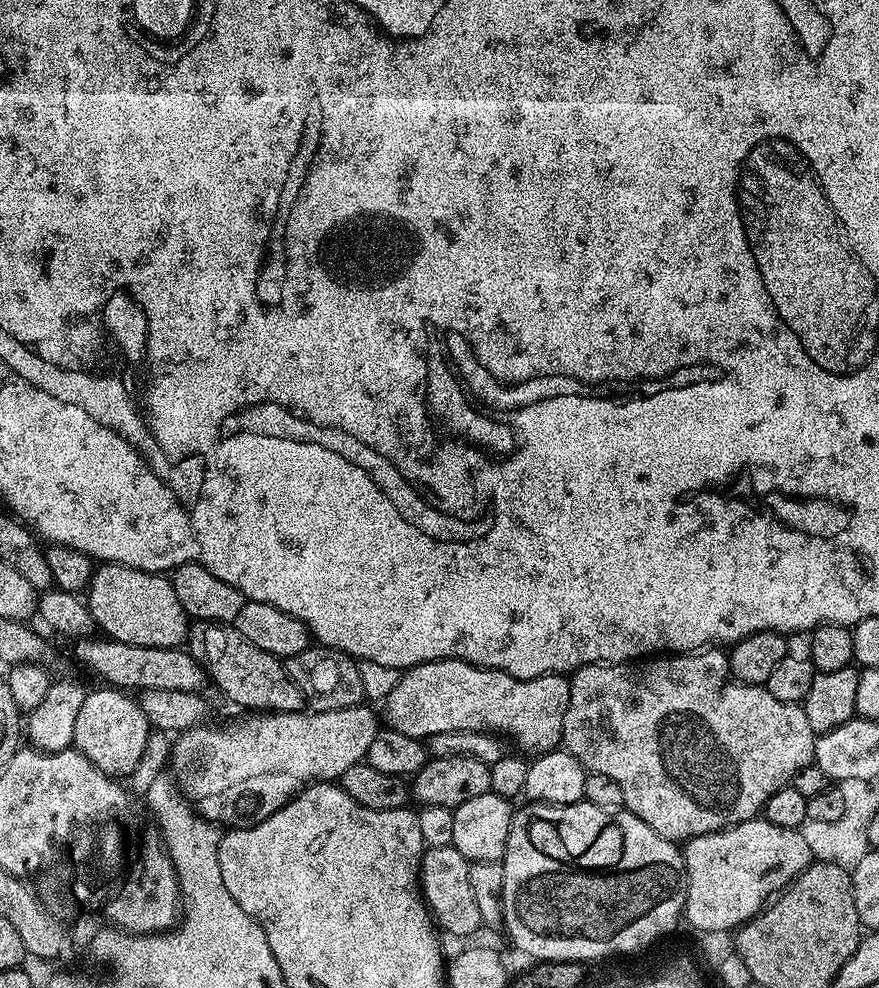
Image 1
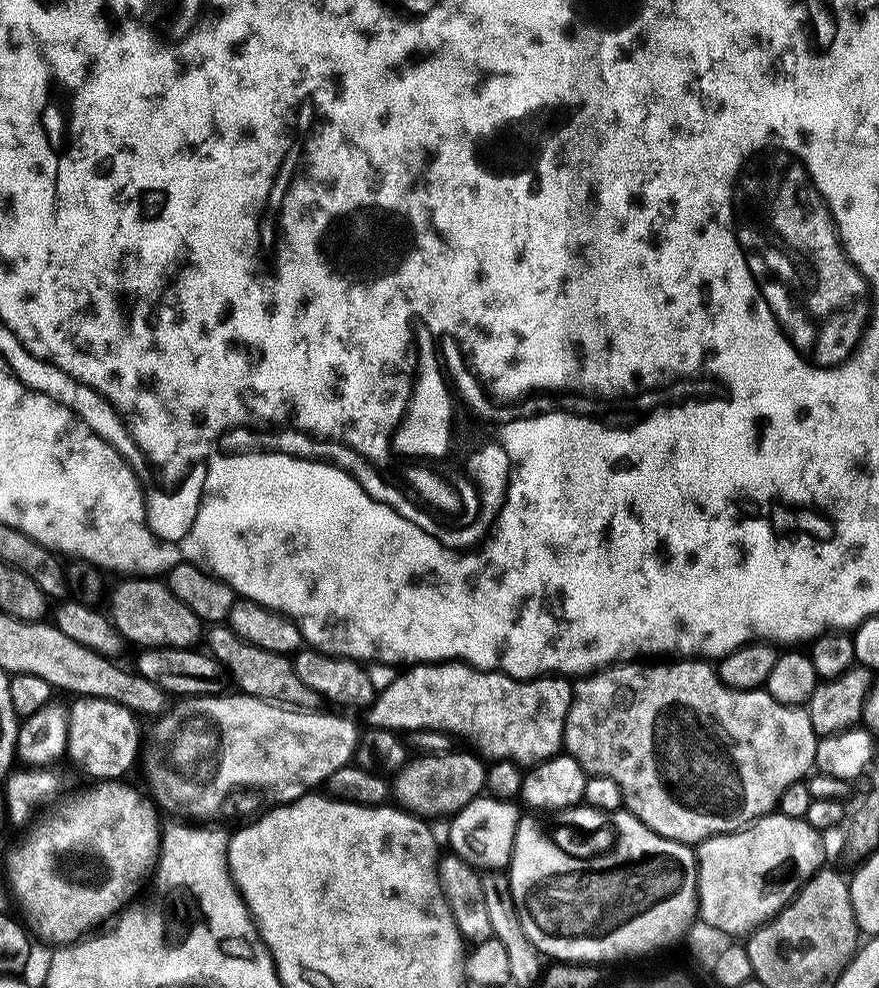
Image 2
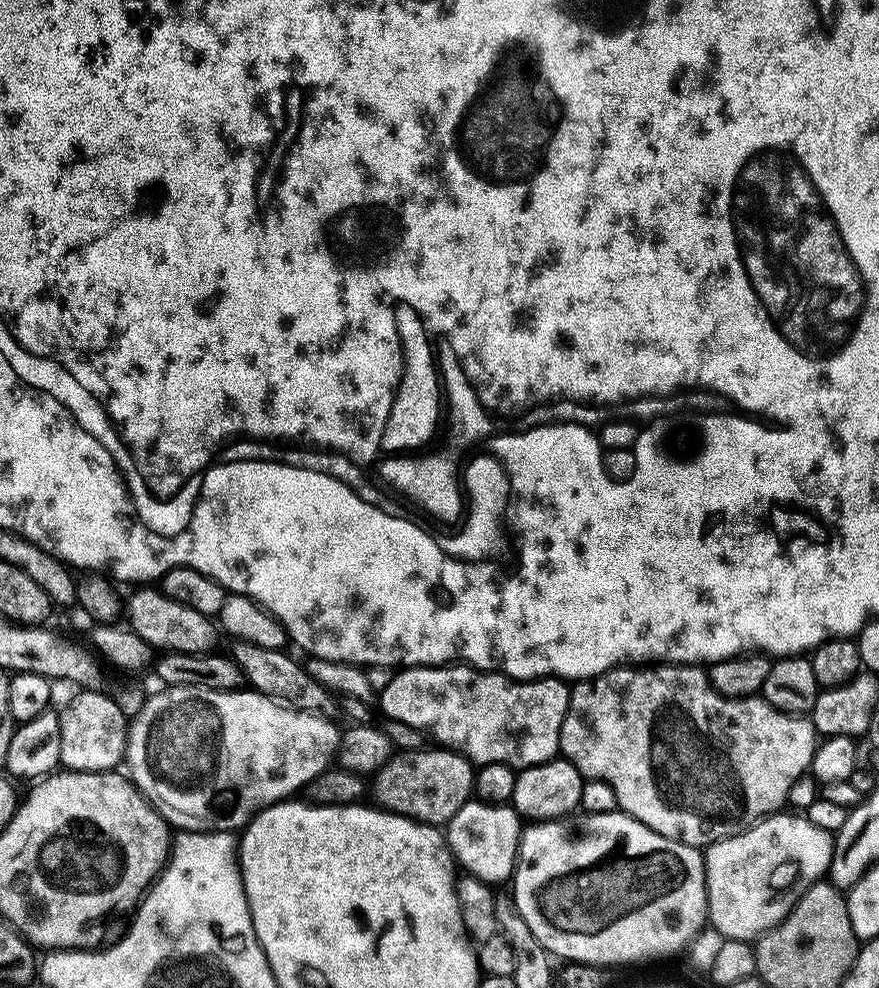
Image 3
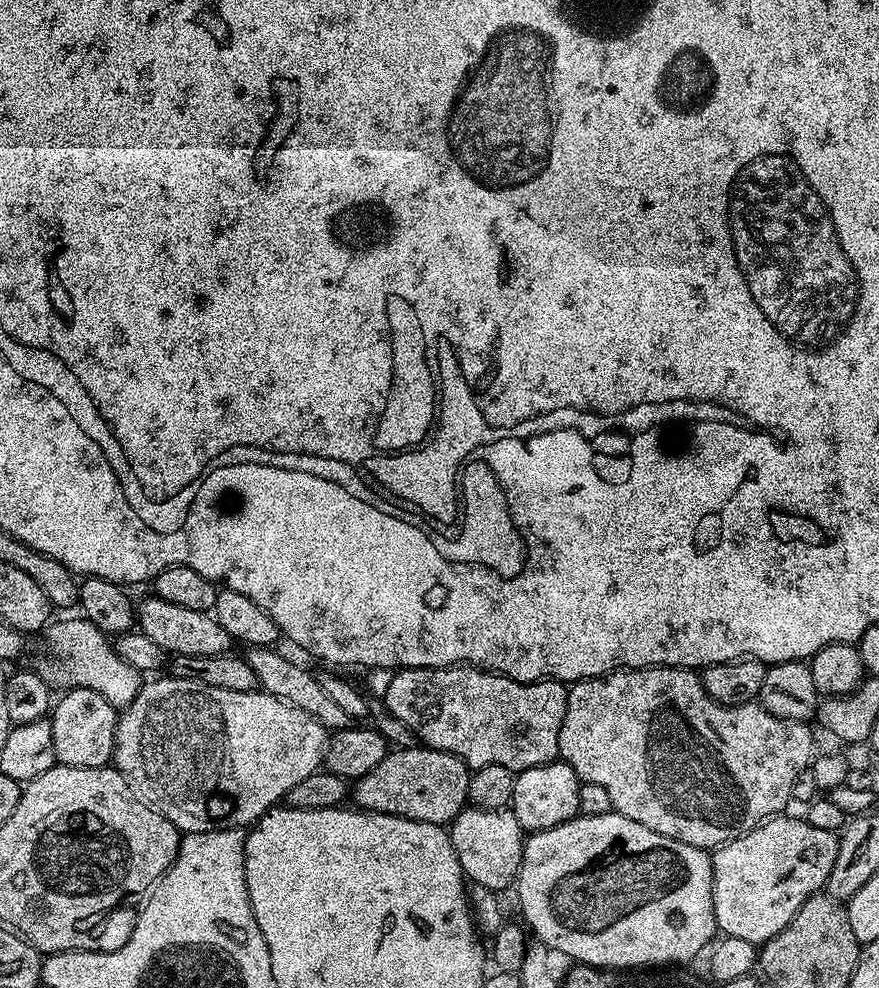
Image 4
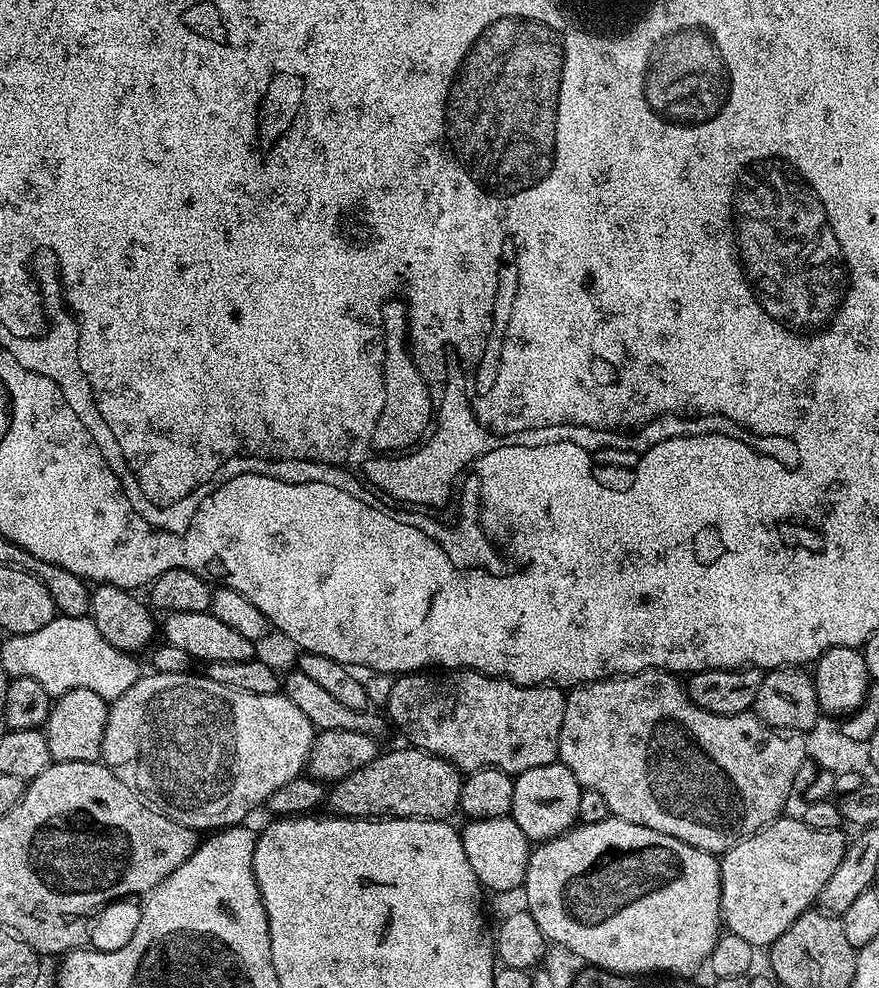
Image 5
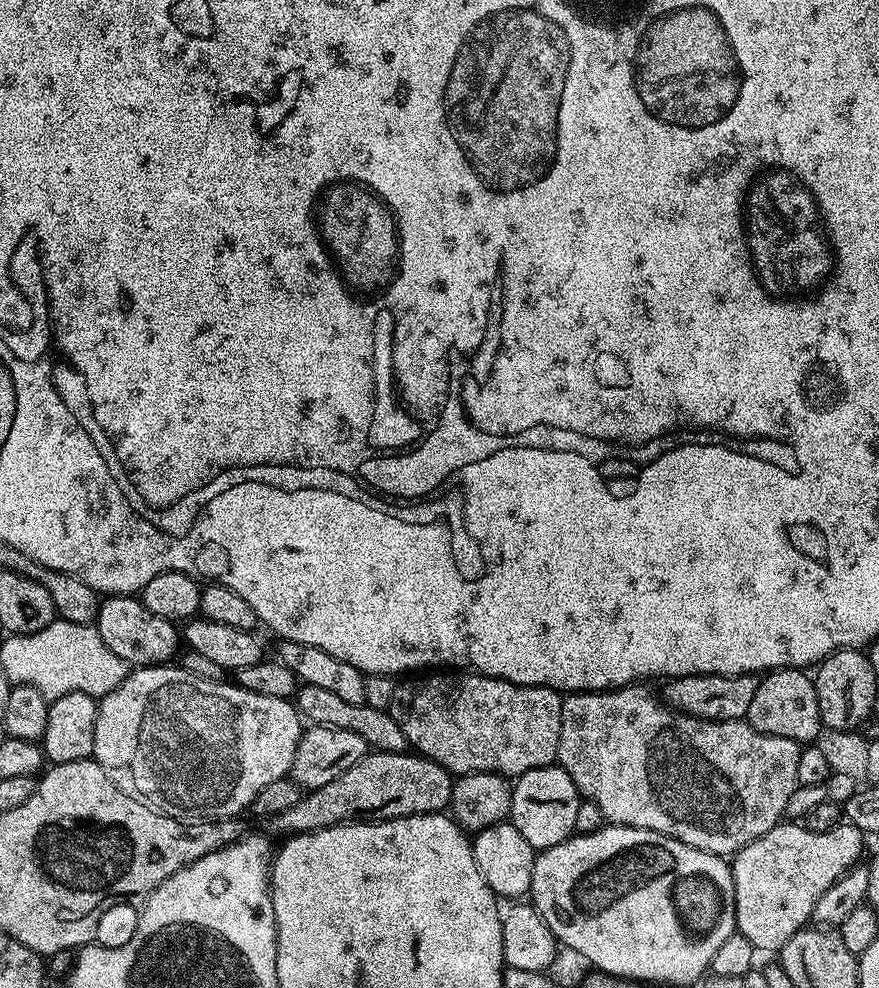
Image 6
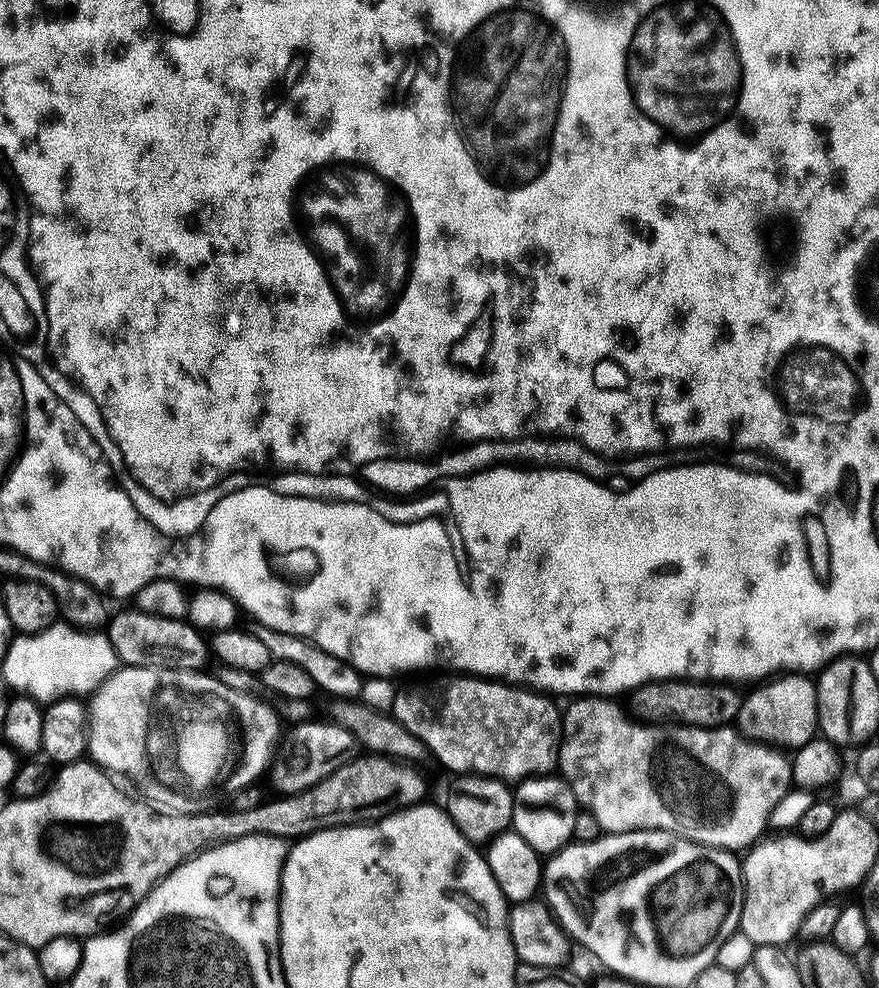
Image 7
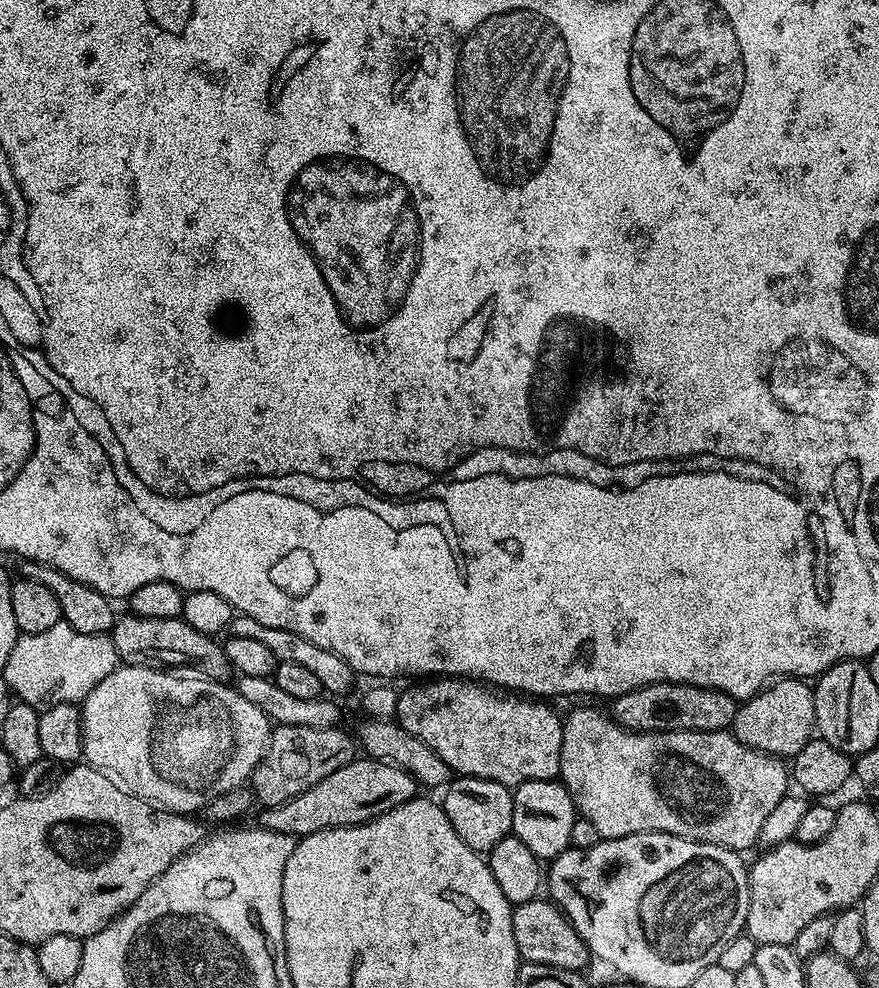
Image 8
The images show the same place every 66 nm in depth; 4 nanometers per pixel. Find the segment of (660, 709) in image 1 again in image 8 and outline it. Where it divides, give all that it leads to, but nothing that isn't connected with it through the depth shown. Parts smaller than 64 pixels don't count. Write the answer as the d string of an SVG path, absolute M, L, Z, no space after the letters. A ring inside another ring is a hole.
M576 708L567 717L563 717L564 737L562 738L562 754L560 755L560 774L564 788L576 804L577 813L583 819L594 822L598 834L605 840L617 840L630 834L643 832L665 832L671 836L681 836L687 840L701 840L707 844L721 844L724 848L745 850L755 845L759 831L770 815L770 810L783 800L790 792L790 772L783 759L768 756L764 752L754 750L733 736L731 731L723 732L631 732L612 719L607 711L599 712L596 708Z

